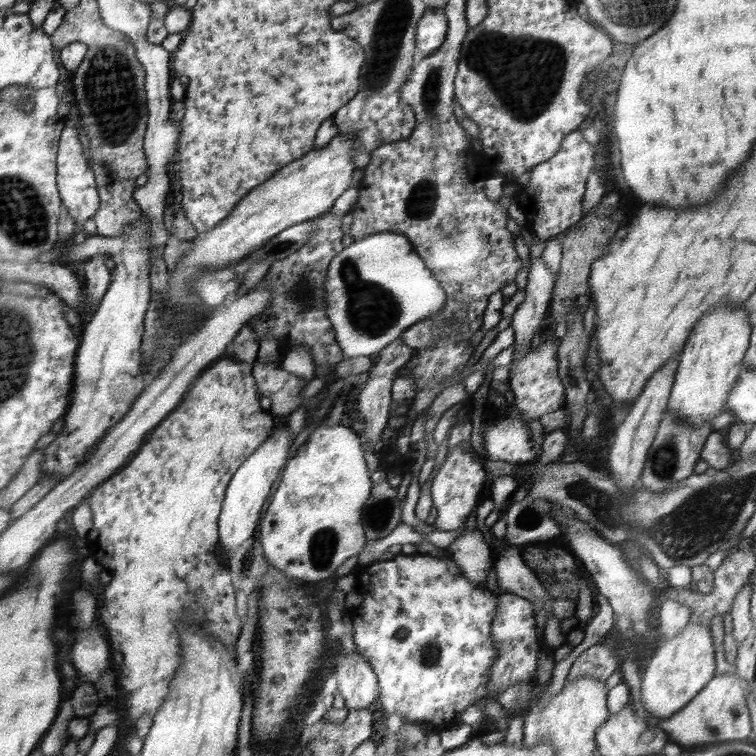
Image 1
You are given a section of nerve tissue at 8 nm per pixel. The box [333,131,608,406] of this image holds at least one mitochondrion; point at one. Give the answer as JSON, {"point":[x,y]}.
{"point":[369,311]}

